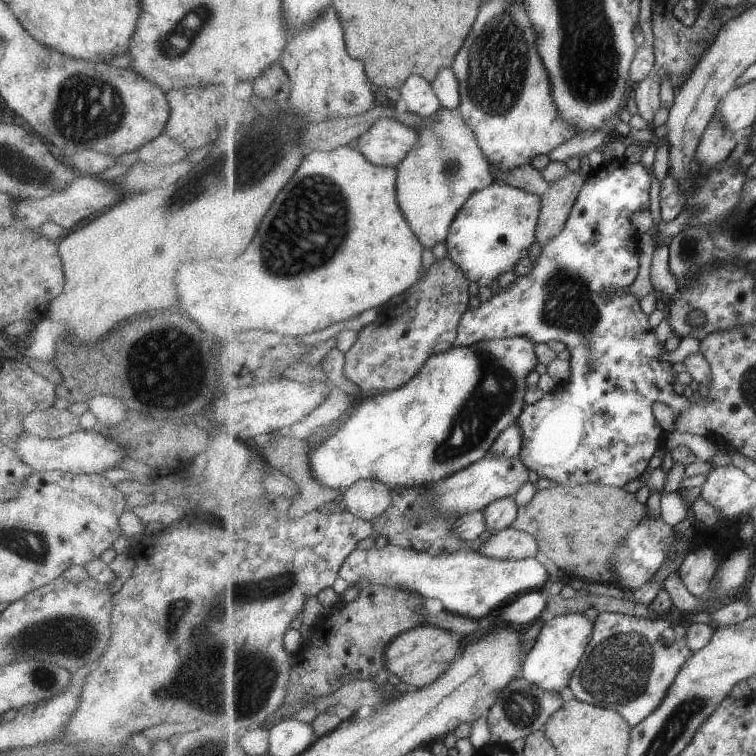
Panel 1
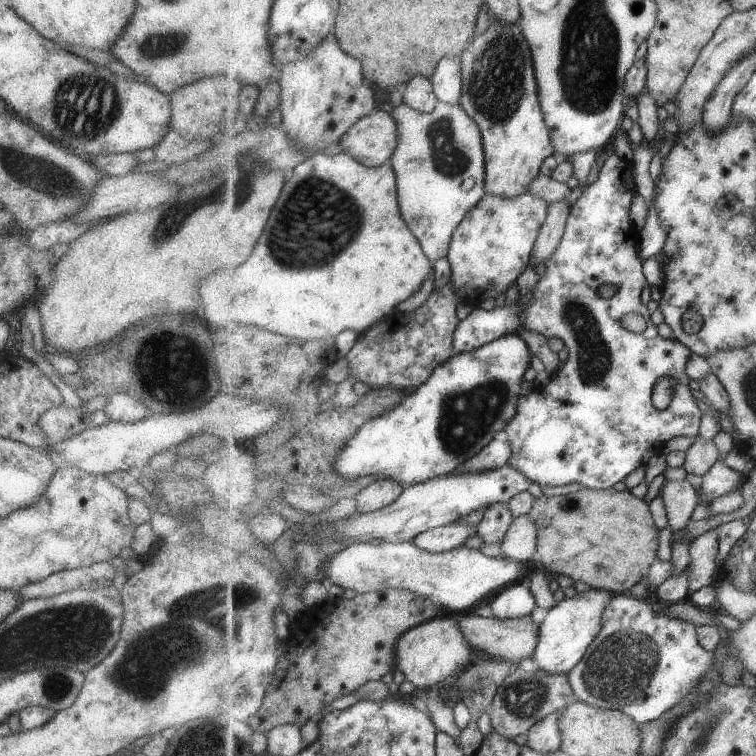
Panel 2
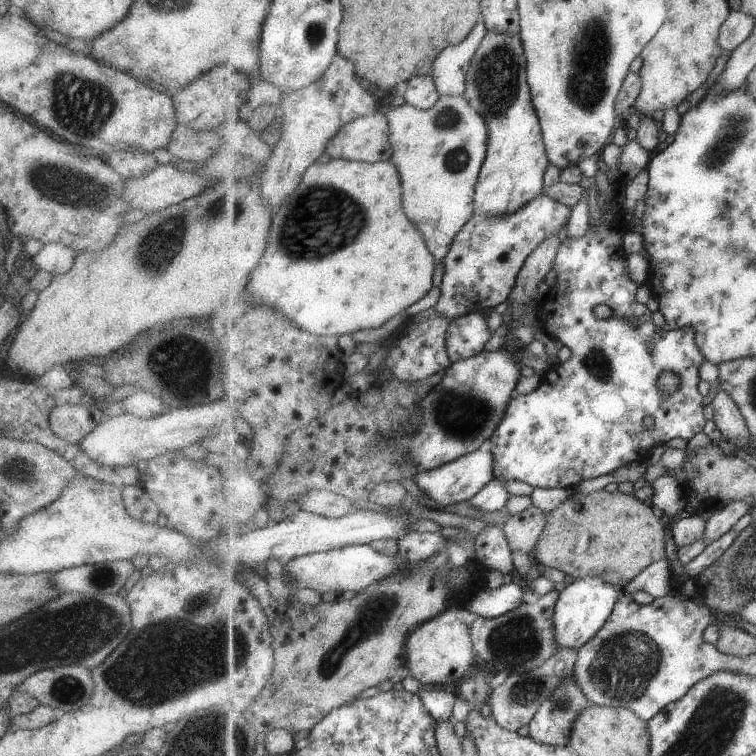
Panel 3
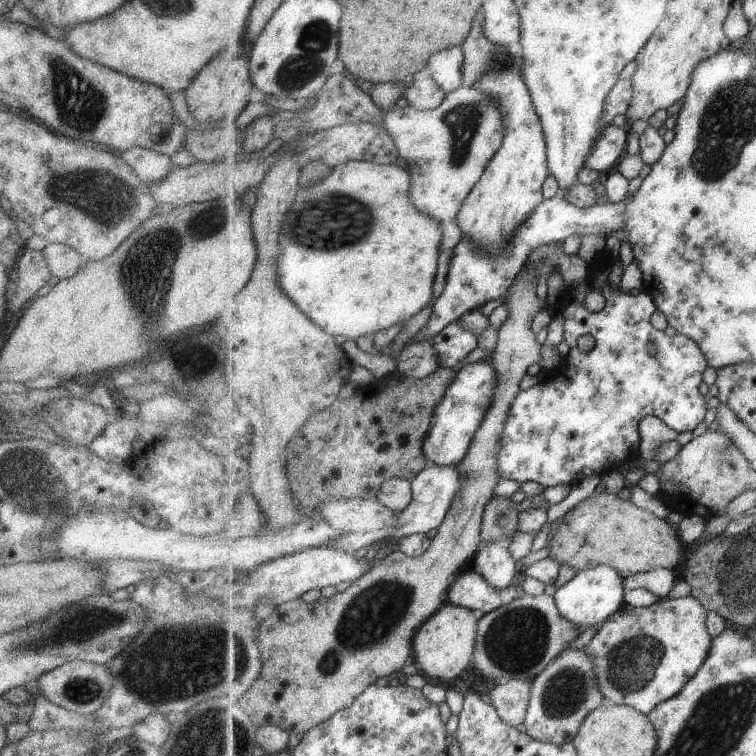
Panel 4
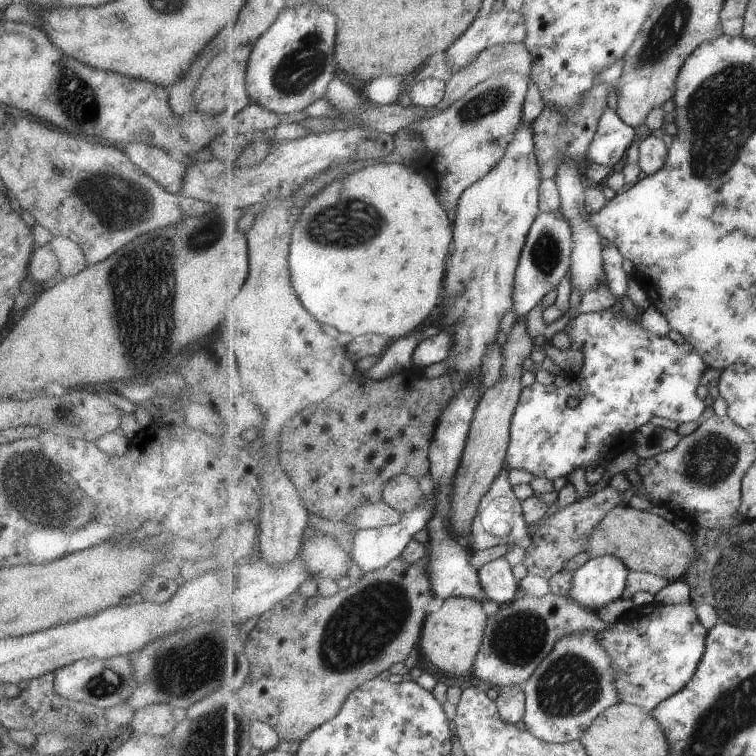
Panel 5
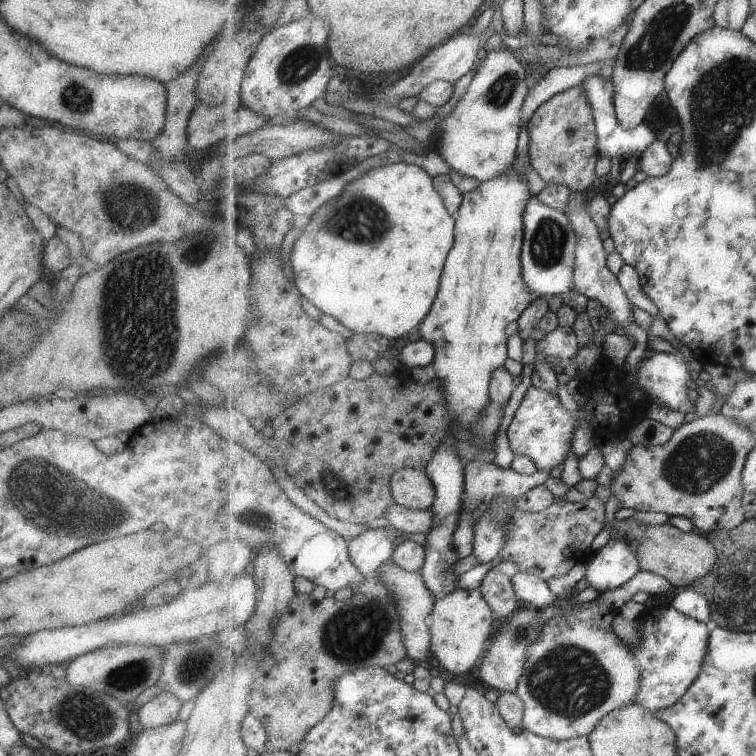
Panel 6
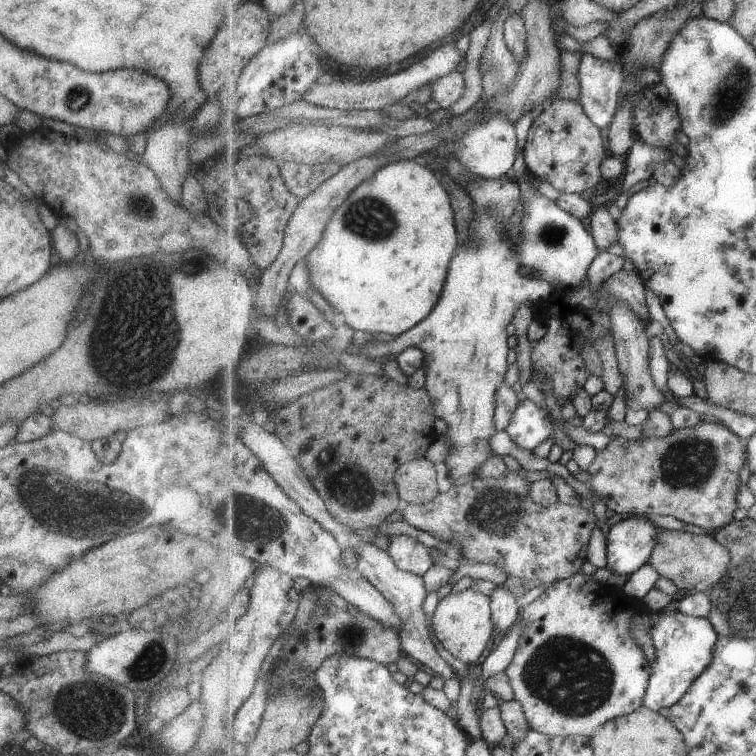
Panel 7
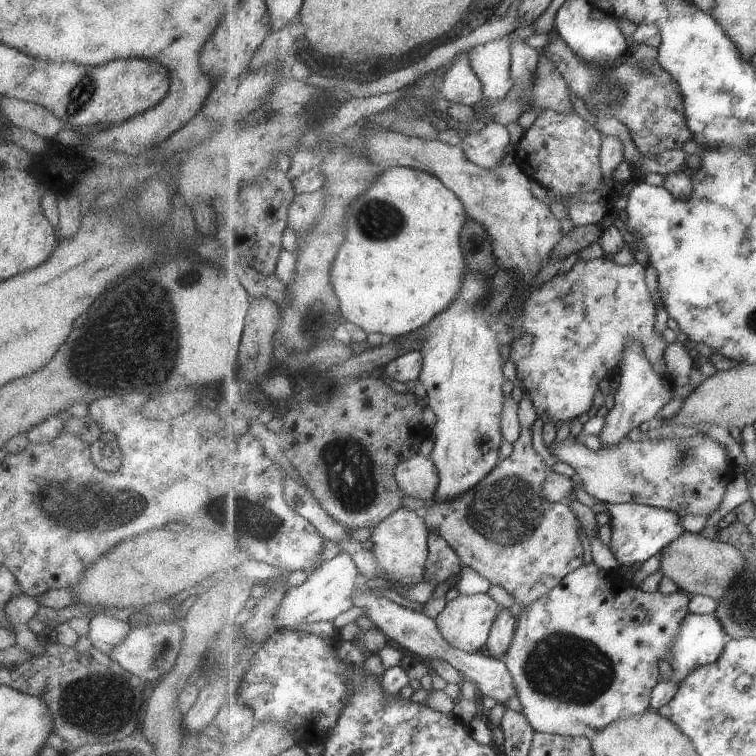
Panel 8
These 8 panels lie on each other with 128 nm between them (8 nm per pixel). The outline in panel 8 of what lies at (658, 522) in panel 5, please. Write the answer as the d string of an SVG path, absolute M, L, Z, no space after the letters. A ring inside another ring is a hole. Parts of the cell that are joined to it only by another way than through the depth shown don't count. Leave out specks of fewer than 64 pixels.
M685 531L677 540L663 549L660 570L663 576L673 578L690 596L703 595L721 600L733 586L733 582L745 570L745 556L736 546L724 541L703 538L699 533Z

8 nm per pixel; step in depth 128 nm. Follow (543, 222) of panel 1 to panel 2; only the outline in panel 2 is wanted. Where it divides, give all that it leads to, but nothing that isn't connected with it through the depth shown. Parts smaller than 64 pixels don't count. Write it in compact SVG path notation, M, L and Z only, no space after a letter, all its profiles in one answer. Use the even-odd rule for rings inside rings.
M567 198L550 203L547 220L541 227L531 256L531 268L546 263L555 254L563 240L571 212L572 207Z

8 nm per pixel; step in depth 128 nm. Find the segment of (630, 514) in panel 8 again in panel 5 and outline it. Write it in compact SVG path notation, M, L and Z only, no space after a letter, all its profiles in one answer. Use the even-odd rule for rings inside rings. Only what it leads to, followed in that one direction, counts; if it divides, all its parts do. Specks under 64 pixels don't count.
M613 554L591 558L575 571L573 588L567 597L598 613L611 602L624 597L630 574L625 562Z

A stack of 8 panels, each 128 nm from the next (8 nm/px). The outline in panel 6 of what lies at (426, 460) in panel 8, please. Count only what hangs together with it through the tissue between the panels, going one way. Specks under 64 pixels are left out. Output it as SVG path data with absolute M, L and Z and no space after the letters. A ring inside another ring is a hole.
M403 468L392 476L395 503L413 510L431 509L436 499L435 484L425 471Z

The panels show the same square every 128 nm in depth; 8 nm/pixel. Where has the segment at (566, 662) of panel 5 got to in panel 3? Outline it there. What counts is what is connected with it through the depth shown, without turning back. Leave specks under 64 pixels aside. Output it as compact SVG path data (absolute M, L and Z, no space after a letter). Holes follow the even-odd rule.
M569 676L551 694L551 698L539 706L528 724L529 736L541 744L567 746L573 724L590 706L591 702L583 694L575 676Z

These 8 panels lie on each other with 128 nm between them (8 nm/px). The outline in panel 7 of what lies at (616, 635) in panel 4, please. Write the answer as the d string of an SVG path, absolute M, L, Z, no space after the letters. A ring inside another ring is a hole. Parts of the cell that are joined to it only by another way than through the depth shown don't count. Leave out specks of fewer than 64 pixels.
M671 612L657 617L652 634L657 660L651 663L653 674L645 695L644 705L655 712L677 704L689 692L693 682L709 668L715 656L720 635L710 617L693 617Z

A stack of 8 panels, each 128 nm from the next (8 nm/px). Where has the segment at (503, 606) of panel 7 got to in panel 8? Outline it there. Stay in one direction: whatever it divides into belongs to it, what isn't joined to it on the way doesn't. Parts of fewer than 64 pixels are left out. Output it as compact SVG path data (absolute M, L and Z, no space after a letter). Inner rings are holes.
M508 607L504 608L503 612L497 616L486 645L489 657L497 660L504 659L513 644L518 627L518 619L519 616L515 616Z

